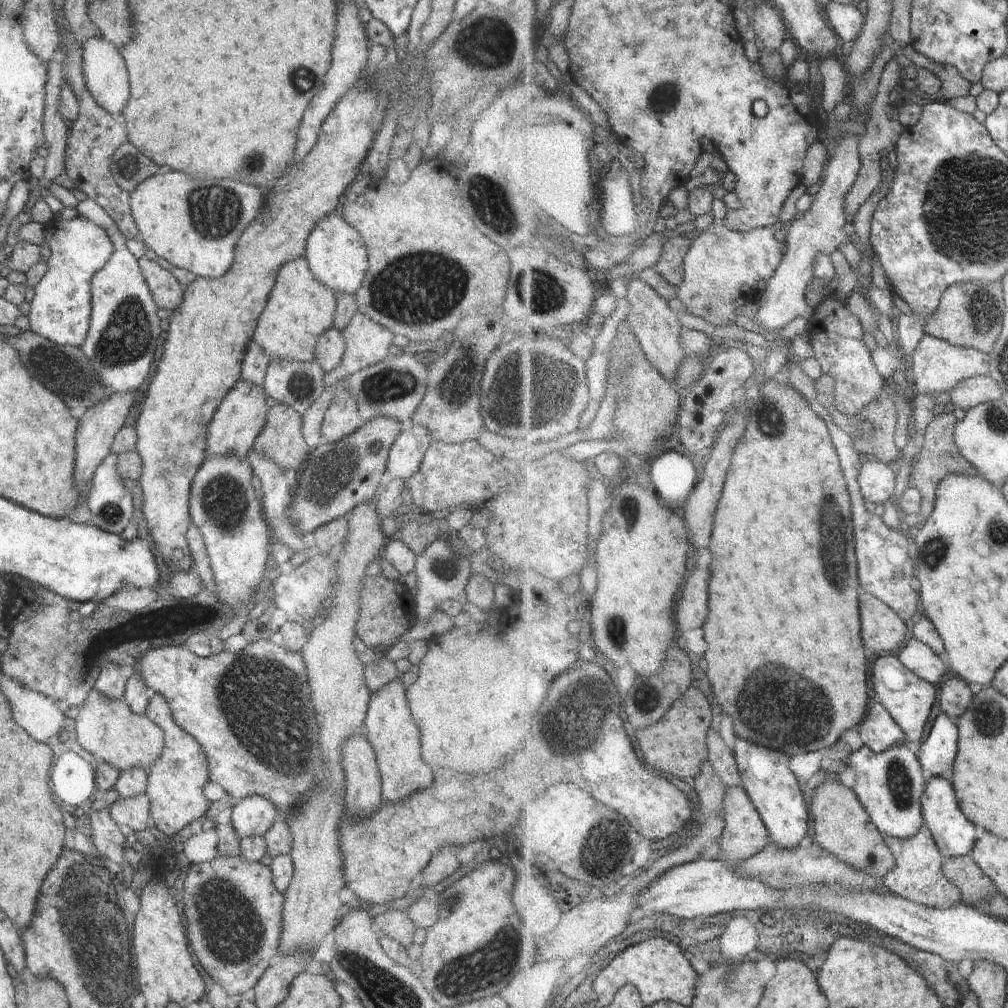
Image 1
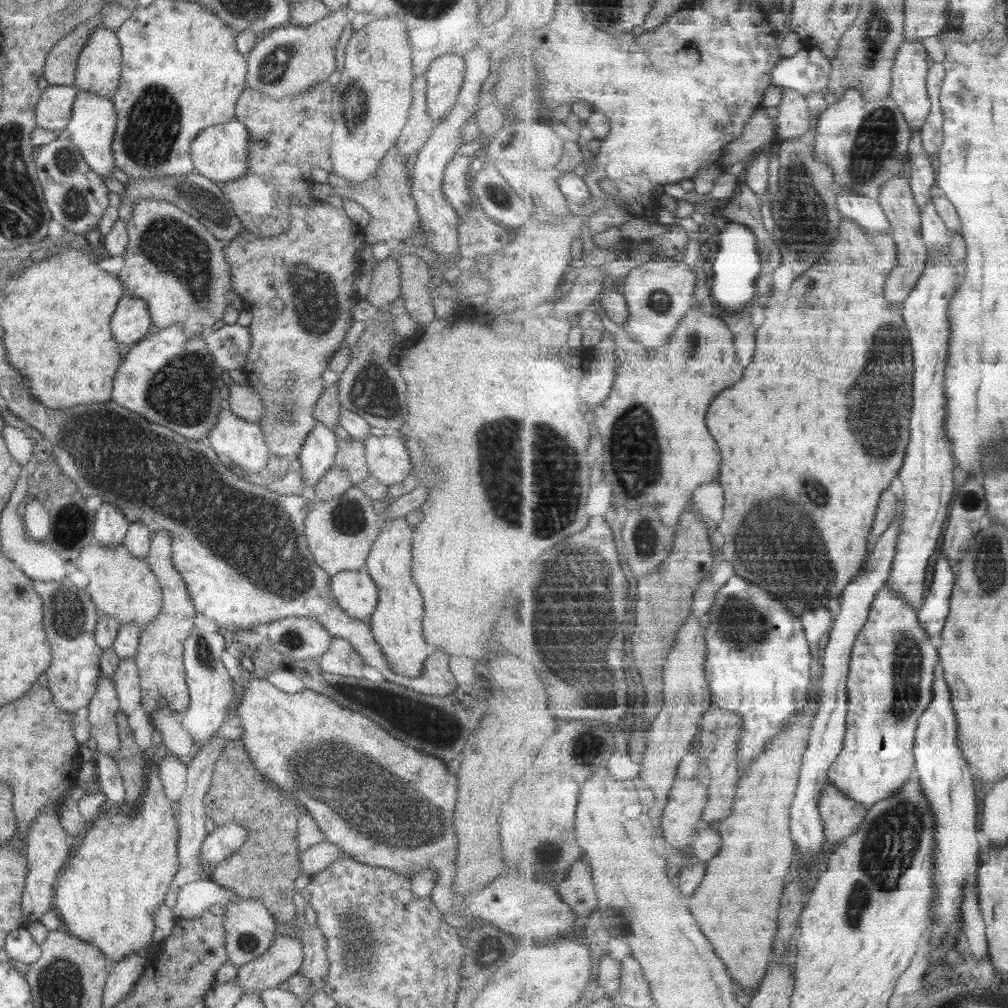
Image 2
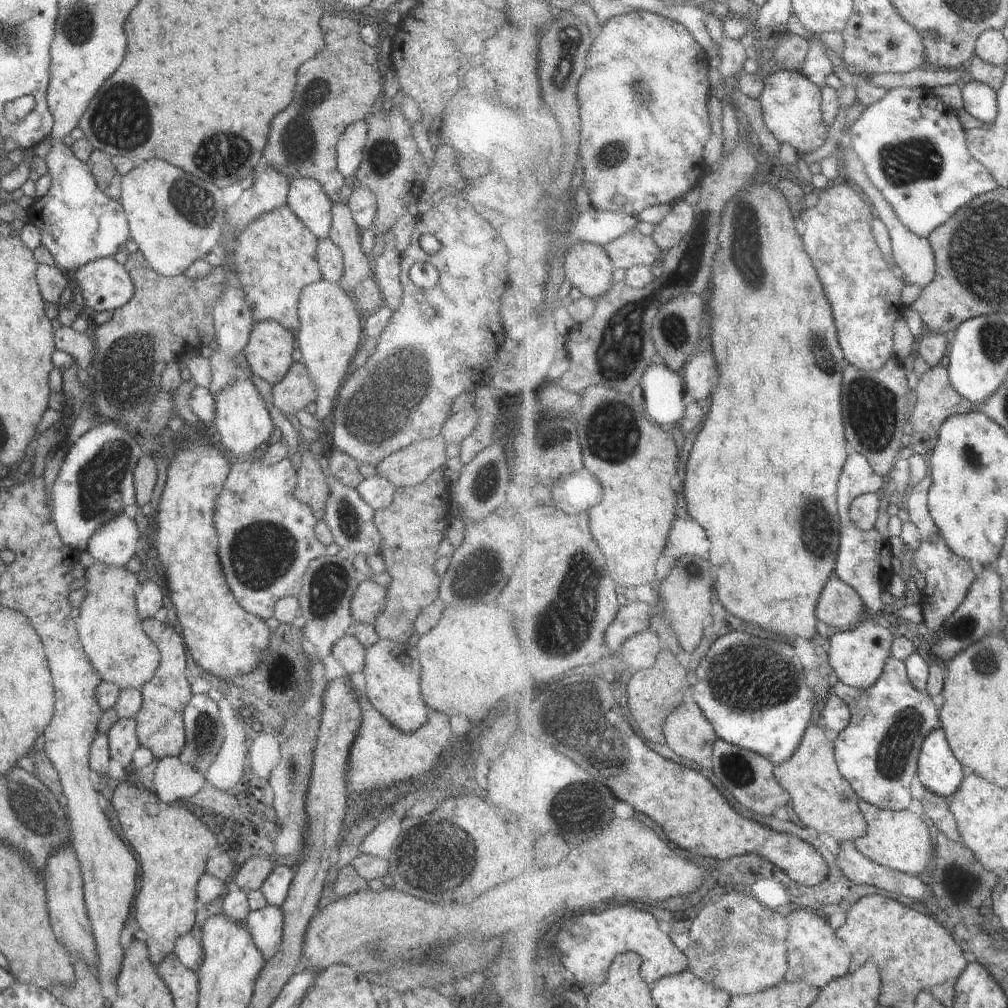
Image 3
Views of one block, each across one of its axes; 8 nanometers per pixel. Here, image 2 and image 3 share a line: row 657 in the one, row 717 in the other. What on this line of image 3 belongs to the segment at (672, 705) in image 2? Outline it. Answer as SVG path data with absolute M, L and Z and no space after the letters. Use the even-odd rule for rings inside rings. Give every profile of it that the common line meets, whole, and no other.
M694 699L680 705L665 724L670 748L702 766L712 768L715 742L719 739L711 719Z

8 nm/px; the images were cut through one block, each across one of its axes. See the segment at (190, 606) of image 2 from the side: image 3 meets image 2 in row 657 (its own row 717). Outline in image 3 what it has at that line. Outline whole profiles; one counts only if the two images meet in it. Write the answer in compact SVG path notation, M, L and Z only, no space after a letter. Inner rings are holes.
M146 618L146 620L142 621L142 628L144 628L146 636L156 644L156 648L160 652L161 661L156 669L154 678L150 682L143 684L139 689L142 697L142 708L134 716L136 720L136 738L140 742L141 750L150 750L156 759L161 759L166 756L178 757L186 742L183 712L193 695L190 691L191 684L188 683L188 670L186 667L186 656L184 654L185 642L179 629L171 626L168 621L164 623L156 618Z

